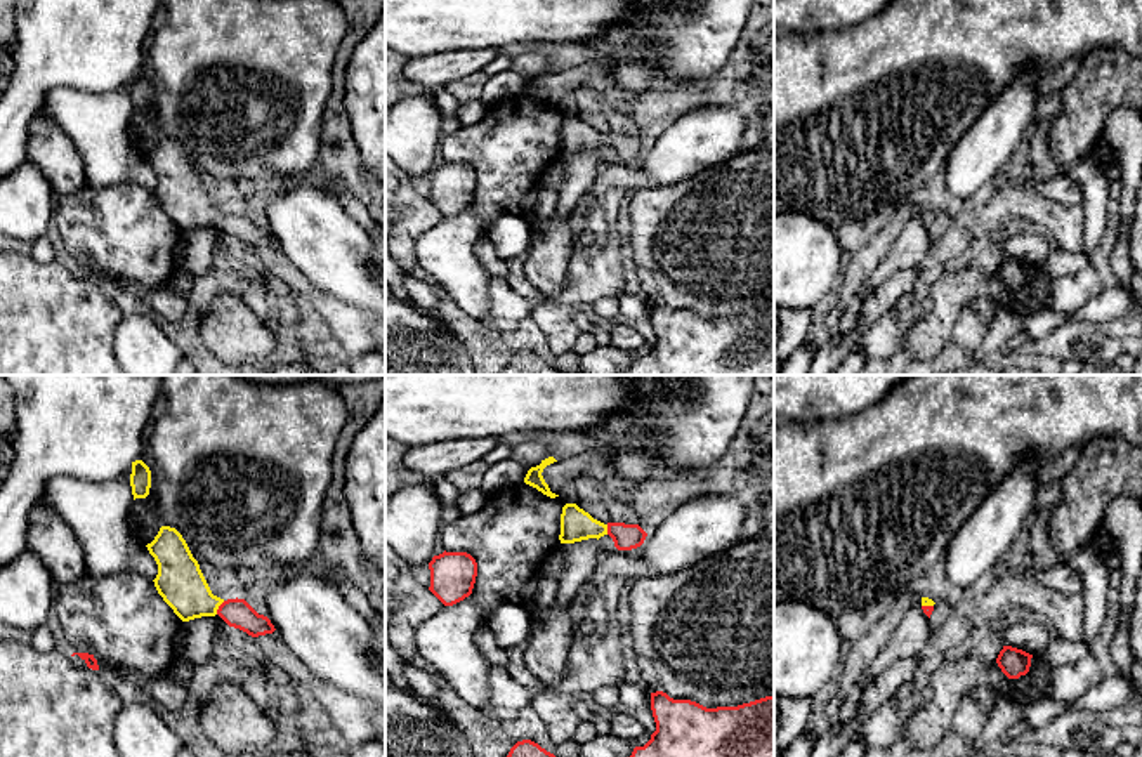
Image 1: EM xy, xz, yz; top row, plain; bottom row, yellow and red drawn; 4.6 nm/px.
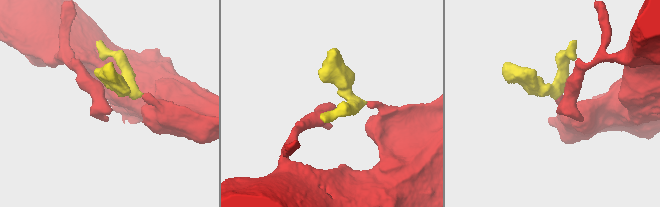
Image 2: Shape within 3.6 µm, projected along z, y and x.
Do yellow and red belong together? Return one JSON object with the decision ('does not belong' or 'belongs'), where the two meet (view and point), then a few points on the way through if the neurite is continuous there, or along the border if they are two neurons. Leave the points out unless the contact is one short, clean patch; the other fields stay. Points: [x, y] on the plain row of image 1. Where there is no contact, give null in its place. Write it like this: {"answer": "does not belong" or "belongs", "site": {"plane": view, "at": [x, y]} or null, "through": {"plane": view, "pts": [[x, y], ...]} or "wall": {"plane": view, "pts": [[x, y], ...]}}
{"answer": "belongs", "site": {"plane": "xy", "at": [217, 219]}, "through": {"plane": "xy", "pts": [[179, 191], [202, 214], [217, 219], [238, 224]]}}

